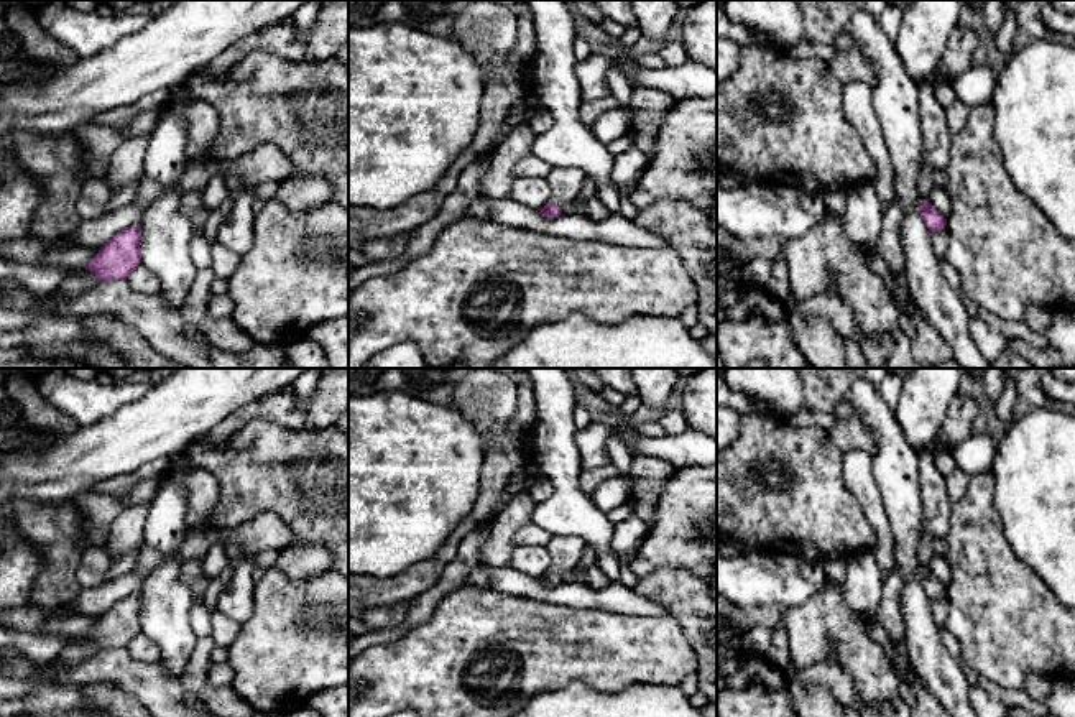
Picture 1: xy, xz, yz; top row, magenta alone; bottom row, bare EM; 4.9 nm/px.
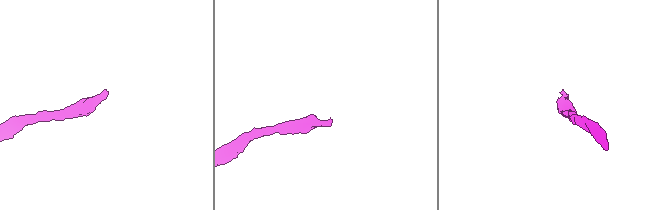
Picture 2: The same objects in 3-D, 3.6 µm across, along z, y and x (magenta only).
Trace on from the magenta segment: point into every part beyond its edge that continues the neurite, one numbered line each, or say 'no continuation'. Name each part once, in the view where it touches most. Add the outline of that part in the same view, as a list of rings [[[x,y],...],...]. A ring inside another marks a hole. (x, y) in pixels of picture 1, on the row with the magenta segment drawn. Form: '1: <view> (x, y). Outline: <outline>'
1: xz (566, 183). Outline: [[[552,168],[546,179],[552,189],[549,202],[562,209],[579,197],[587,176],[577,168]]]

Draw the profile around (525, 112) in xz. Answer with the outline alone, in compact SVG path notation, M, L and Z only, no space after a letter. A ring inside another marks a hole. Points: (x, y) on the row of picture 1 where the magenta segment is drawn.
M529 95L524 102L514 107L514 110L508 115L508 118L503 123L501 132L498 133L496 143L493 151L510 138L511 132L516 127L529 125L529 122L544 109L539 97Z

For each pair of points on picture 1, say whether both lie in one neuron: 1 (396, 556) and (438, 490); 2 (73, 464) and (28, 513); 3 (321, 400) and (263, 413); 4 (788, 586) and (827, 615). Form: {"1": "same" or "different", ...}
{"1": "same", "2": "different", "3": "same", "4": "different"}

